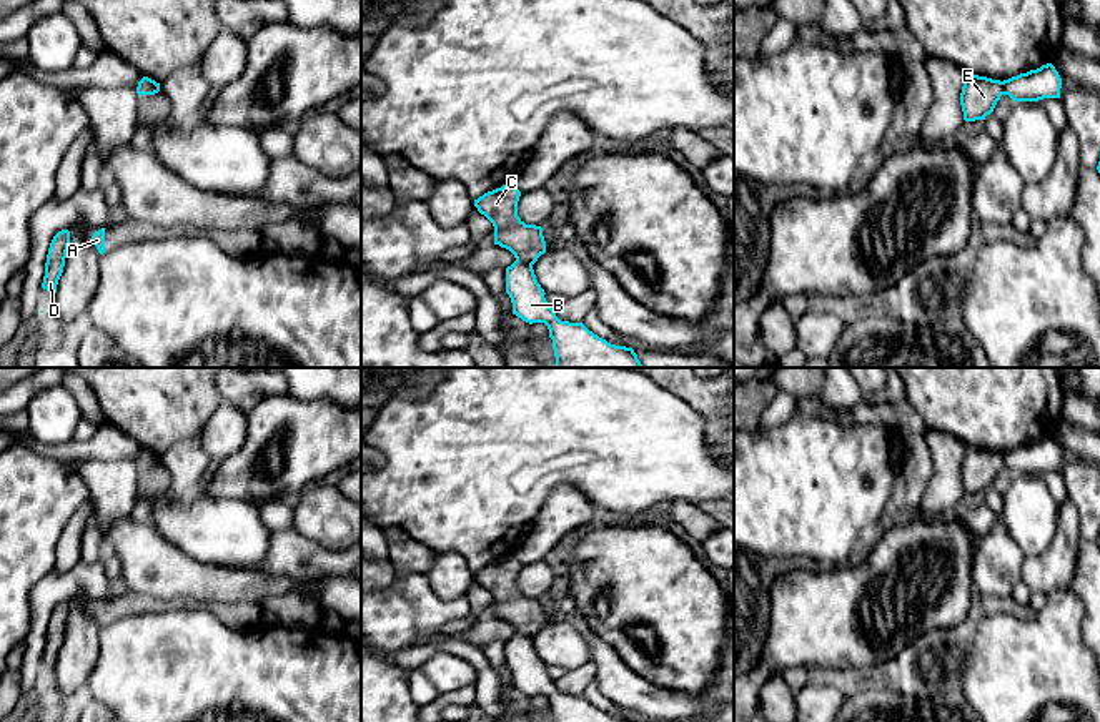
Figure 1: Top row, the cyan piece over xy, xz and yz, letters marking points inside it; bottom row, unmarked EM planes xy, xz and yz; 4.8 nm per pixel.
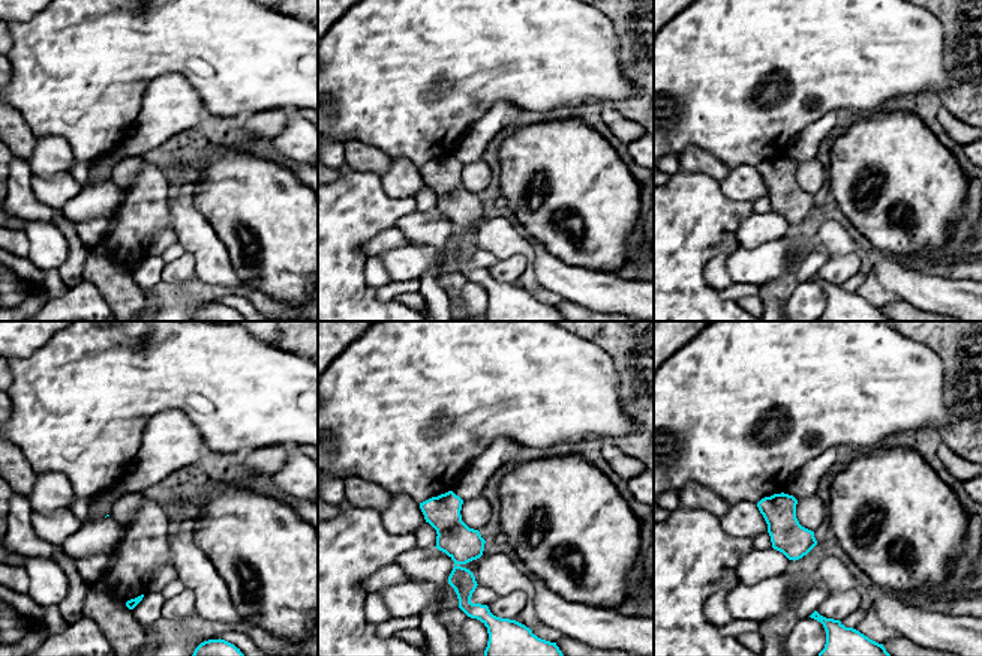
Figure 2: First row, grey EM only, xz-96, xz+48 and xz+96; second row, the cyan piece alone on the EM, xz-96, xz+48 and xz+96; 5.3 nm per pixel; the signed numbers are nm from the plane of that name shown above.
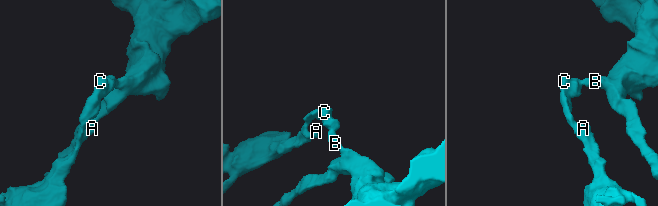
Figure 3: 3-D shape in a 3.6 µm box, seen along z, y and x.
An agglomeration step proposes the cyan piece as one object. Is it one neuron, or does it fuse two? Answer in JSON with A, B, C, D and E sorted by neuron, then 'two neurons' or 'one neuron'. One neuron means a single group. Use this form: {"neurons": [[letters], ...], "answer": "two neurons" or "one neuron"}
{"neurons": [["A", "C", "D", "E"], ["B"]], "answer": "two neurons"}

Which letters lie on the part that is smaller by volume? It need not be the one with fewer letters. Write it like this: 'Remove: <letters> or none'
Remove: A, C, D, E

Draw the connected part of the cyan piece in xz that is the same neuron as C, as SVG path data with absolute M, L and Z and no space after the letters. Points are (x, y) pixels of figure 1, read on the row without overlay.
M506 556L501 561L484 566L474 572L474 579L494 599L494 617L509 622L524 637L534 637L546 626L543 601L526 597L518 589L521 564Z

